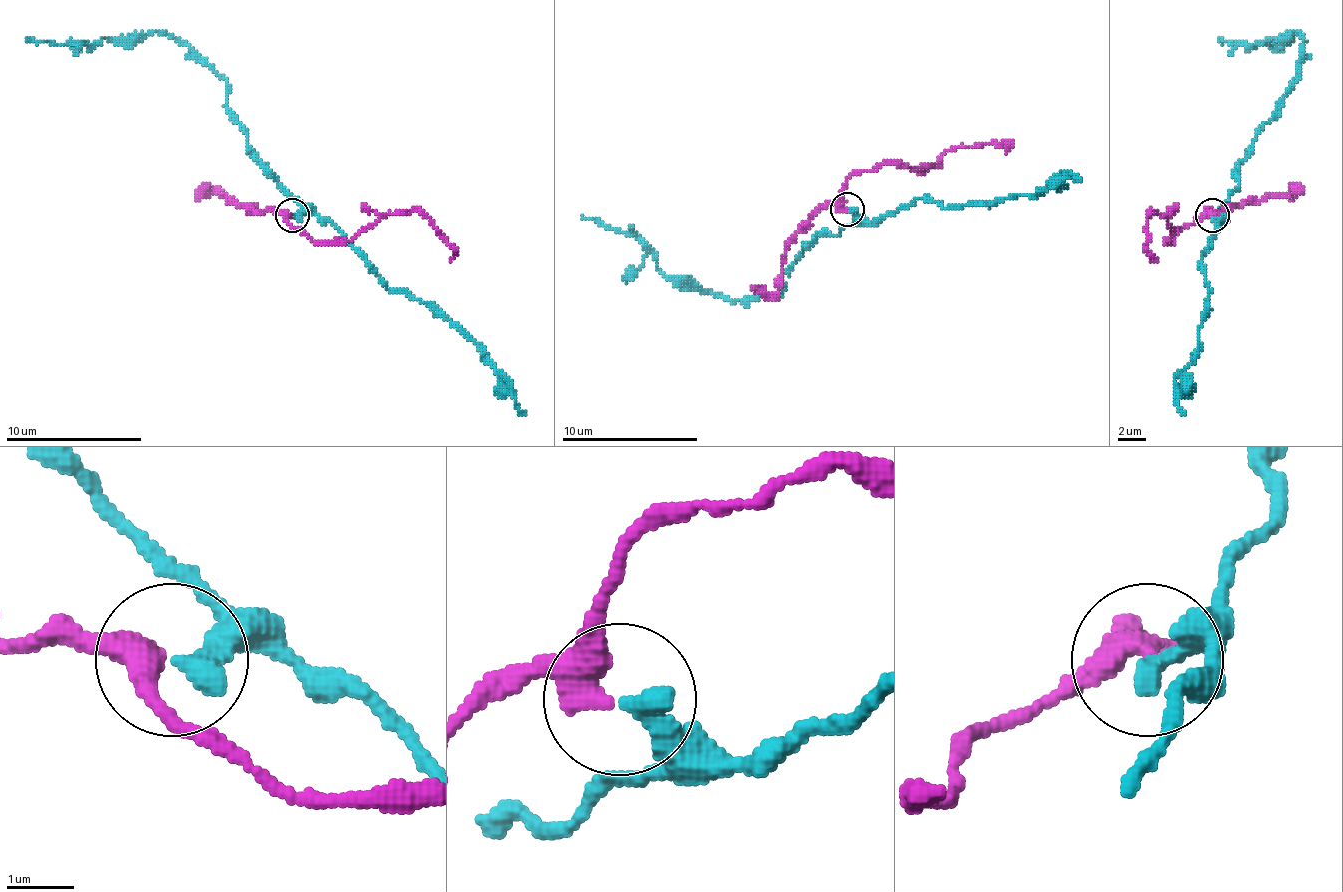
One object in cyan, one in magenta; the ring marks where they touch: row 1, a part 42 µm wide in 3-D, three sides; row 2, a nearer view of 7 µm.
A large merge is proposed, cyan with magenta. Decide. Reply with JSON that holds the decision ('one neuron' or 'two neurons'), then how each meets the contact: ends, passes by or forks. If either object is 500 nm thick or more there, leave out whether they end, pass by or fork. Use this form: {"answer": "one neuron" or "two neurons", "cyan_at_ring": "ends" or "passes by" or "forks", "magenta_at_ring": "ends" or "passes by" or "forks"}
{"answer": "two neurons", "cyan_at_ring": "ends", "magenta_at_ring": "passes by"}

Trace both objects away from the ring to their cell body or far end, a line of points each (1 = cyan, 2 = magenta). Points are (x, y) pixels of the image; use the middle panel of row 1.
1: (846, 208), (857, 218), (802, 249), (782, 273), (782, 290), (741, 300), (677, 286), (636, 235), (582, 215)
2: (846, 208), (846, 181), (884, 164), (931, 167), (948, 150), (1006, 144), (1006, 154)

